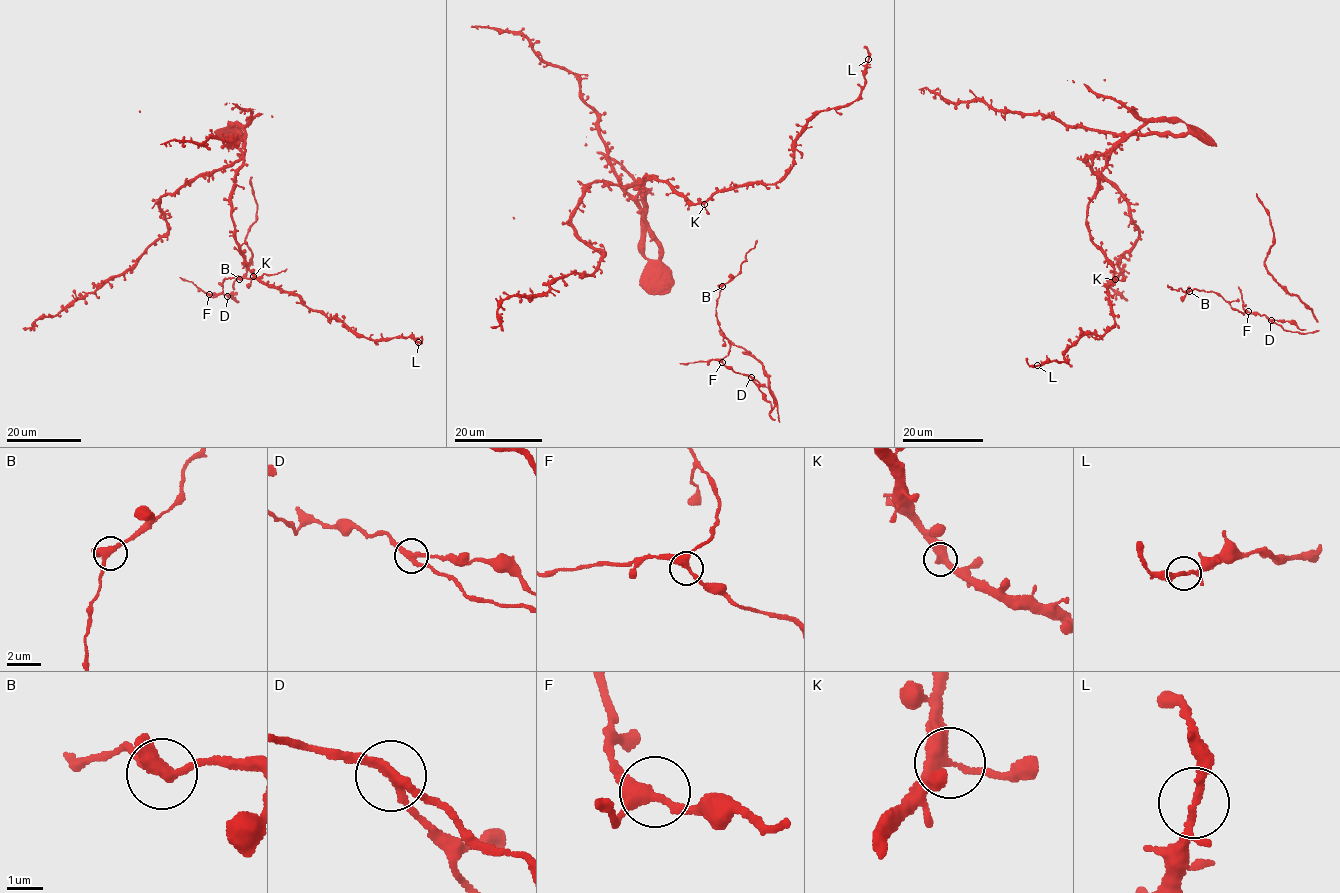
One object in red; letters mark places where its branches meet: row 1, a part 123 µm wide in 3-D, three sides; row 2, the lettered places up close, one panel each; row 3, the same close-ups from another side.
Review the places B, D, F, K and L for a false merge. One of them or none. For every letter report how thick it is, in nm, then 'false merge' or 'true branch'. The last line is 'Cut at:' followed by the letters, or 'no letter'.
B: 300 nm | true branch
D: 240 nm | false merge
F: 320 nm | true branch
K: 340 nm | true branch
L: 180 nm | true branch
Cut at: D

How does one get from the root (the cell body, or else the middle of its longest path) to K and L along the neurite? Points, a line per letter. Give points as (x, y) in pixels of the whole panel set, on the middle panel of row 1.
K: (638, 182), (643, 183), (644, 177), (651, 176), (692, 203), (704, 204)
L: (638, 182), (651, 176), (701, 204), (776, 182), (808, 121), (861, 93), (868, 59)

